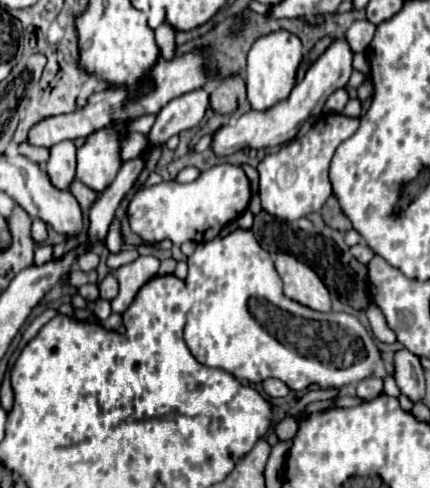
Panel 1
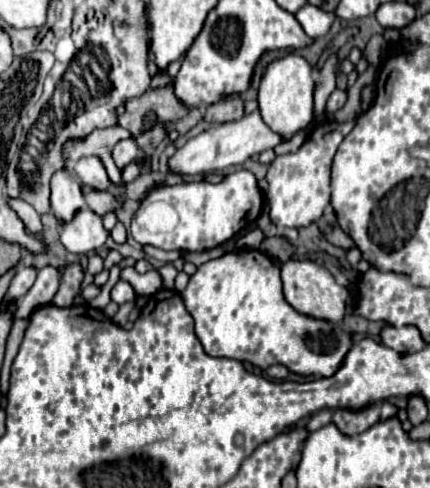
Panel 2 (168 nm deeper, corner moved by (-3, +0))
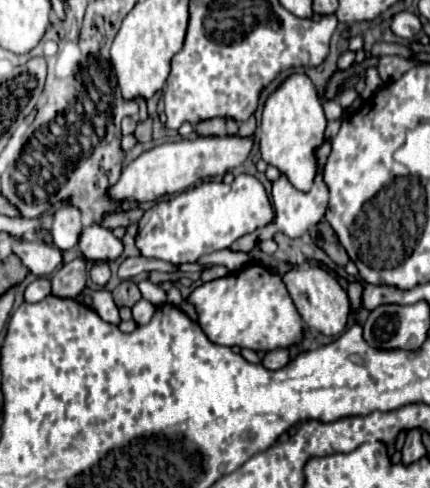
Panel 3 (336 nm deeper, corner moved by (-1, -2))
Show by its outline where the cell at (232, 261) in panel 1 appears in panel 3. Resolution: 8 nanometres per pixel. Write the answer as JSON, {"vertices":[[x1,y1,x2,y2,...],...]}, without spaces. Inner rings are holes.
{"vertices":[[248,265,238,273,232,273,224,279,216,279,196,287,192,295,186,299,198,311,198,325,208,335,210,341,226,347,248,347,254,351,272,351,276,347,290,347,302,339,302,319,286,291,286,285,278,275,266,271,262,265]]}

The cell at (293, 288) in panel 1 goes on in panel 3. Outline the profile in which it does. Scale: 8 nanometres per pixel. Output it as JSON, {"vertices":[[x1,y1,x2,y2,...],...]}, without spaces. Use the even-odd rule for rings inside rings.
{"vertices":[[320,267,292,269,284,275,284,281,286,281,288,293,290,293,296,309,308,329,318,331,322,335,340,335,346,329,348,315,350,315,348,295,330,273,326,273]]}

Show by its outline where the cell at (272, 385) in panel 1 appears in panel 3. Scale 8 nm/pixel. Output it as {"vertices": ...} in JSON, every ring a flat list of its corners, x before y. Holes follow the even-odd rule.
{"vertices":[[274,349,274,351,266,351,266,355,264,355,264,359,262,359,262,365,264,365,266,369,276,371,276,369,284,367,288,361,290,361,288,349]]}

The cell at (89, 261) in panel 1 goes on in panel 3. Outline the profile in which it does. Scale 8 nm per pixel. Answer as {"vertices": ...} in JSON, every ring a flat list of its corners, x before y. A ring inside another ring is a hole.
{"vertices":[[94,263,92,269,90,269,90,279,92,279,96,285,104,287,104,285,108,283,108,279,110,279,110,267,108,267,106,263]]}

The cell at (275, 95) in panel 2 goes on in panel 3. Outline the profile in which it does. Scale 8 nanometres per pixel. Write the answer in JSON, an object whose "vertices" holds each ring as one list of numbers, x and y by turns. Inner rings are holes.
{"vertices":[[304,73,290,75,278,91,274,91,262,113,260,123,260,153,268,165,274,165,298,191,310,191,312,181,318,173,316,149,324,143,326,116,322,111,322,101,312,85,312,81]]}

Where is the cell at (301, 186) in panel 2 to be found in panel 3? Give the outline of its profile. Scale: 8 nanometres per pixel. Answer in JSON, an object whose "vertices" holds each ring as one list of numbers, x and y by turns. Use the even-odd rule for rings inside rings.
{"vertices":[[326,141,326,143,324,143,322,147,318,147,318,151,316,151,320,171,318,171,318,175,316,175,316,179,314,179,314,185,312,185,312,191,310,191,310,193,296,191,296,189,292,187,292,183,288,183,288,179,284,179,284,177,280,177,278,181,274,181,274,185,272,185,272,205,274,205,274,209,276,209,276,217,274,217,274,221,272,221,268,227,262,227,260,231,242,237,242,251,244,251,244,253,248,253,256,243,260,243,260,241,264,241,264,239,272,239,272,235,274,235,276,231,282,231,282,233,286,233,288,237,300,237,300,235,304,235,304,233,308,231,308,227,316,225,316,223,324,217,326,205,328,205,328,187,326,187,324,181,322,181,322,167,324,167,328,155,330,155,330,143]]}

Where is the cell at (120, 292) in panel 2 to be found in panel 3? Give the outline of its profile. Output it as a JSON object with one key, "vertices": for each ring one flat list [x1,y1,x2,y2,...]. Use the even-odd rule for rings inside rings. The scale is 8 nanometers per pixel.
{"vertices":[[128,279,128,281,122,281,122,283,112,291,112,295,114,295,114,301,116,301,118,307,132,307,132,305,136,305,136,303,142,299,136,283,130,281,130,279]]}

